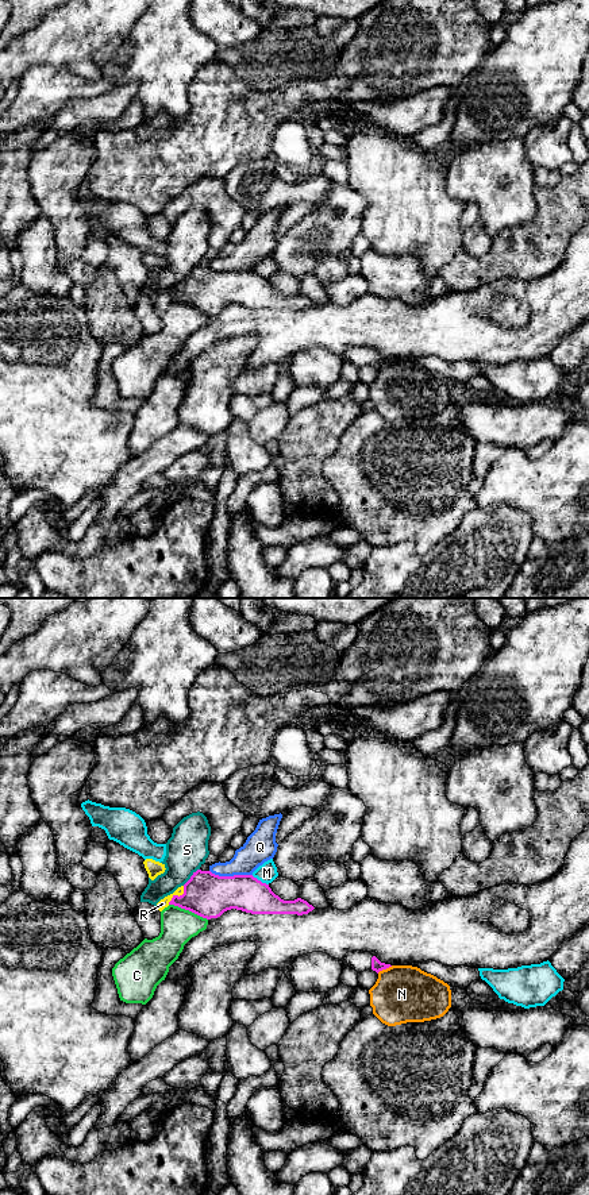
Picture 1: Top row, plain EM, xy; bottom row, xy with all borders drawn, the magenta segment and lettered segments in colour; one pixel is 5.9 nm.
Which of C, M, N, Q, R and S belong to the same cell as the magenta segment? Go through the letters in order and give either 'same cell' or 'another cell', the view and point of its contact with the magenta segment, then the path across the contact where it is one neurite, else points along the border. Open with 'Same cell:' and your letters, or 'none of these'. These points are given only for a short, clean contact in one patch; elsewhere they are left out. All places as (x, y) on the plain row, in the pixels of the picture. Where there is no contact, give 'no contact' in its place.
Same cell: R
C: another cell | xy (188, 304)
M: another cell | xy (260, 276)
N: another cell | xy (384, 363)
Q: another cell | xy (231, 272)
R: same cell | xy (177, 290) | across xy (206, 289), (177, 290), (162, 299)
S: another cell | xy (191, 272)

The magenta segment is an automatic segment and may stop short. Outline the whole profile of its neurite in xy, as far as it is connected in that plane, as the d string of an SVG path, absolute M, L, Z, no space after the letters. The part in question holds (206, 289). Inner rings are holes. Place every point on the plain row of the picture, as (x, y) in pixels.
M197 265L190 274L173 289L157 298L162 307L169 300L189 305L203 313L220 312L236 304L251 309L308 309L315 302L297 293L284 296L269 280L253 270L219 271L211 266Z

